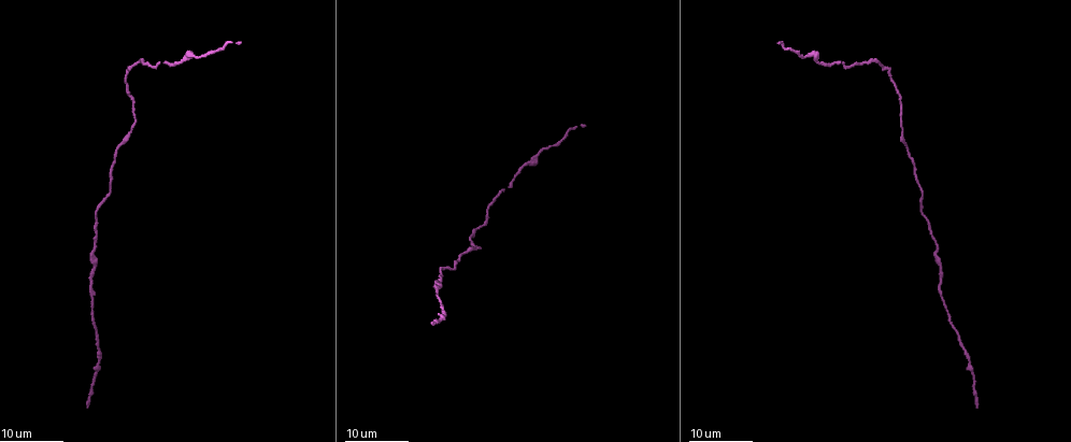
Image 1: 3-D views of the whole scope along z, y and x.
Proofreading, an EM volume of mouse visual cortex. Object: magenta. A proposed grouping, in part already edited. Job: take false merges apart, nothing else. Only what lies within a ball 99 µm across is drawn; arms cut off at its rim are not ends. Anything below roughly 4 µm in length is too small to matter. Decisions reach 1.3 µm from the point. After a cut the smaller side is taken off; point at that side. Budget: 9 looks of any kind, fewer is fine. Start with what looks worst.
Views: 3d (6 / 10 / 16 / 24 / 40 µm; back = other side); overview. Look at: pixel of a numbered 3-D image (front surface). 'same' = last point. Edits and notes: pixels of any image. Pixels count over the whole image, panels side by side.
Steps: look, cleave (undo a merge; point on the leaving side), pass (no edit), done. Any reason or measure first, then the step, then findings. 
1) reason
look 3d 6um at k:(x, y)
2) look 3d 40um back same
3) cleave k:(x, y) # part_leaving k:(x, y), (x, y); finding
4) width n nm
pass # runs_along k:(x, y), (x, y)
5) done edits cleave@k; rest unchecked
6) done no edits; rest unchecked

a narrow waist
look 3d 16um at 1:(969, 359)

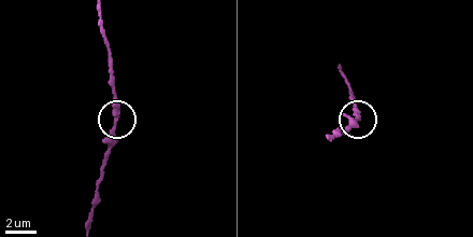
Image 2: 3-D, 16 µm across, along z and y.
look 3d 6um at 2:(116, 121)

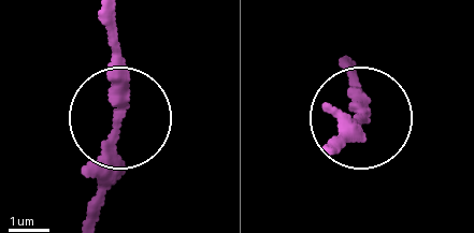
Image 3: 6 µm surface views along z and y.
pass # runs_along 3:(105, 20), (116, 113), (89, 216); all the same neuron

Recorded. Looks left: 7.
thin neck
look 3d 24um at 1:(502, 188)

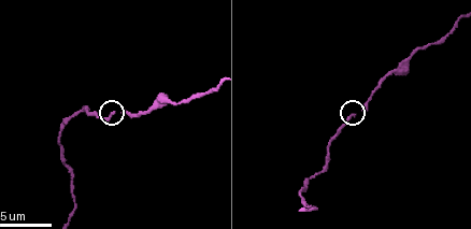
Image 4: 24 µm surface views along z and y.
look 3d 6um at 4:(112, 113)

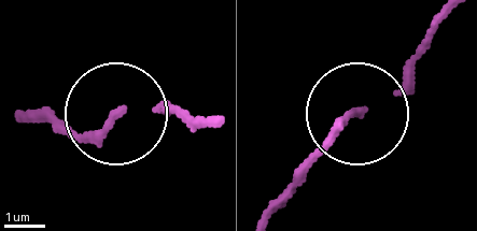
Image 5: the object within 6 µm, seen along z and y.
pass # one neuron here

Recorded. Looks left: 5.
look 3d 24um at 1:(459, 255)

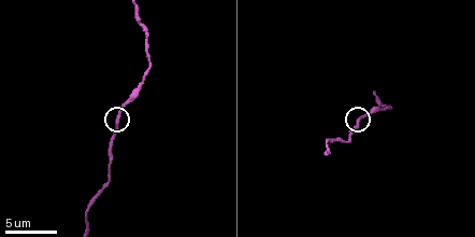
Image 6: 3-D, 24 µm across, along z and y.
look 3d 6um at 6:(119, 120)

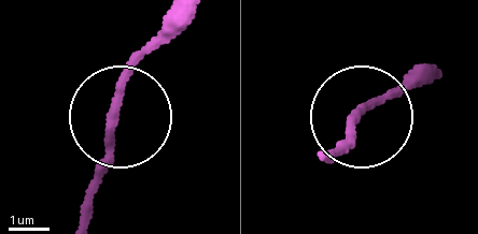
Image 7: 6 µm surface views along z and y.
side_arm 47 um
pass # continuous, no second neuron

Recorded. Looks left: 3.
sudden change in width
look 3d 16um at 1:(91, 251)

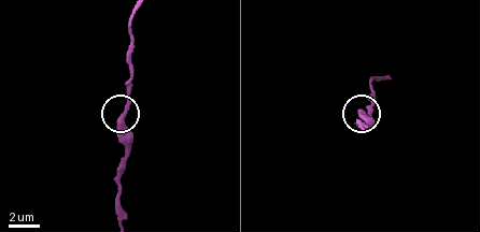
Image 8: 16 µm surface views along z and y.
zoom in
look 3d 10um at 8:(124, 113)

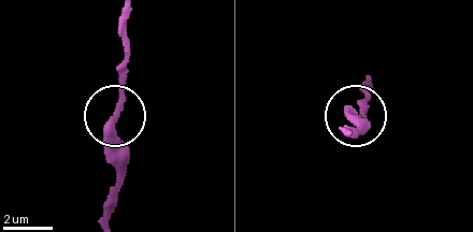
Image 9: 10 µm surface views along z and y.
pass # runs_along 9:(124, 13), (124, 74), (112, 124), (117, 184); all the same neuron

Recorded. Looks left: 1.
done no edits; rest unchecked

